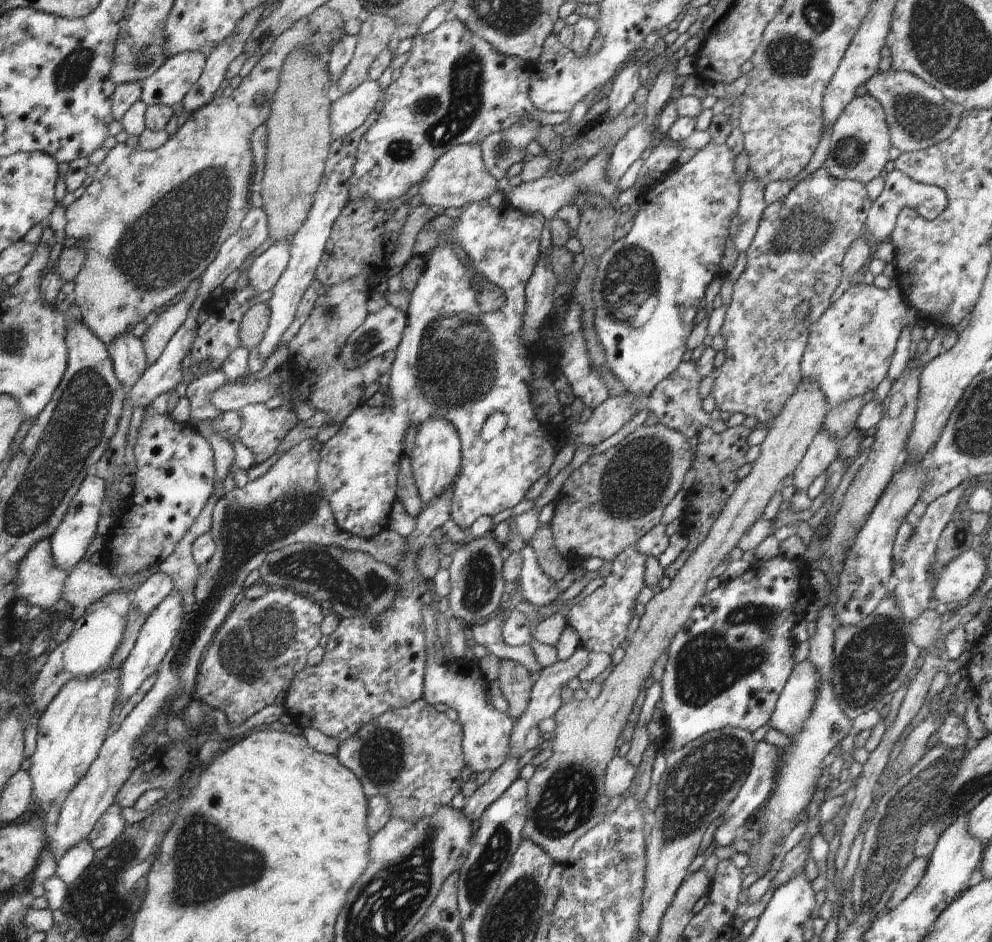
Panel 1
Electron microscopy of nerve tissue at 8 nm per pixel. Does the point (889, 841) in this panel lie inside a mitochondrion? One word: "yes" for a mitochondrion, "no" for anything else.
yes

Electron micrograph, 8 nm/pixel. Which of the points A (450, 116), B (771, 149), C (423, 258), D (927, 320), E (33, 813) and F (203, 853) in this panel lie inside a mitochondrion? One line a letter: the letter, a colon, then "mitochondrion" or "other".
A: mitochondrion
B: other
C: other
D: other
E: other
F: mitochondrion

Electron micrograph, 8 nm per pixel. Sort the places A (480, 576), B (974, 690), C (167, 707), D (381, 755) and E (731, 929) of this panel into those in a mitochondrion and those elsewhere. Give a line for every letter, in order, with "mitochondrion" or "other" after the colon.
A: mitochondrion
B: other
C: mitochondrion
D: mitochondrion
E: other

